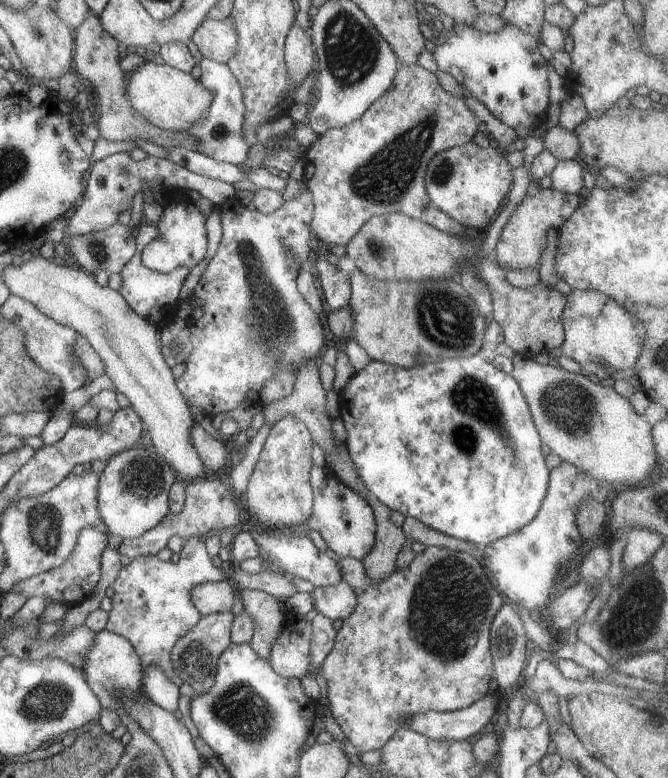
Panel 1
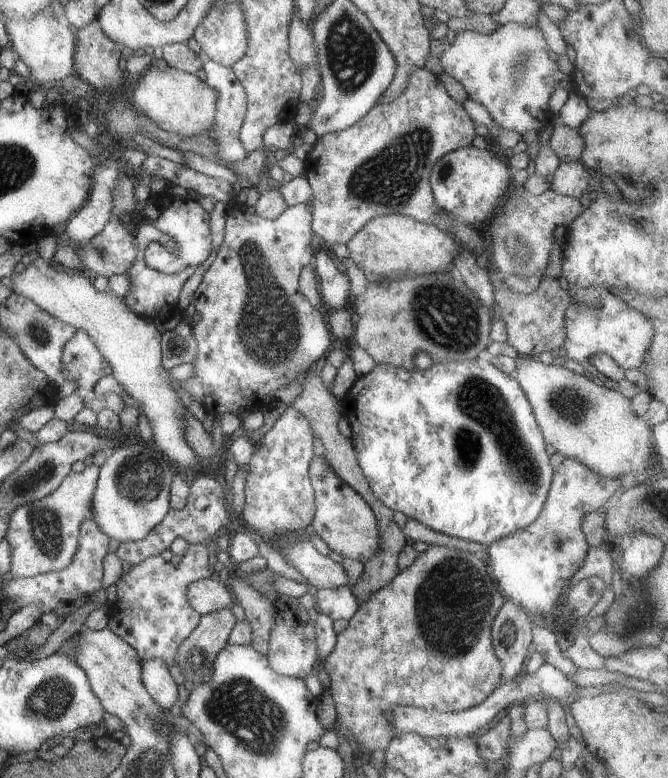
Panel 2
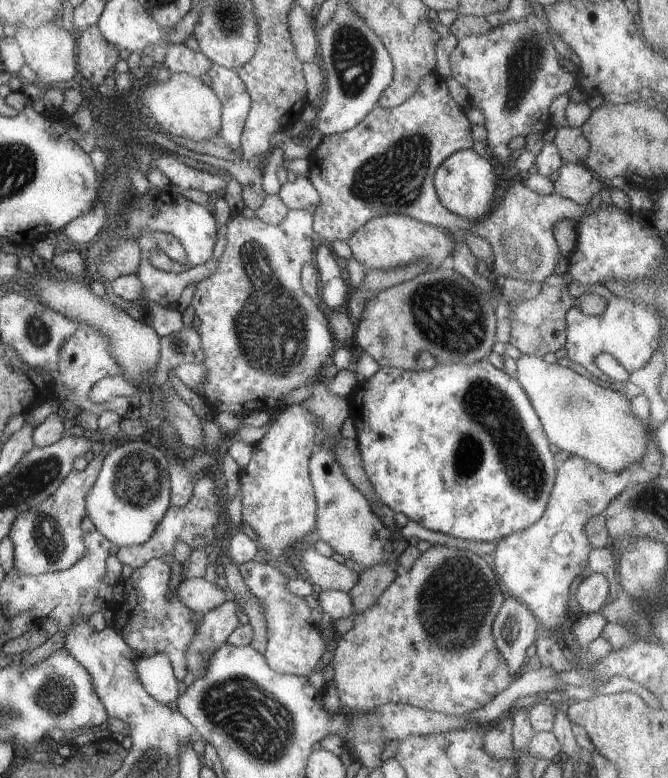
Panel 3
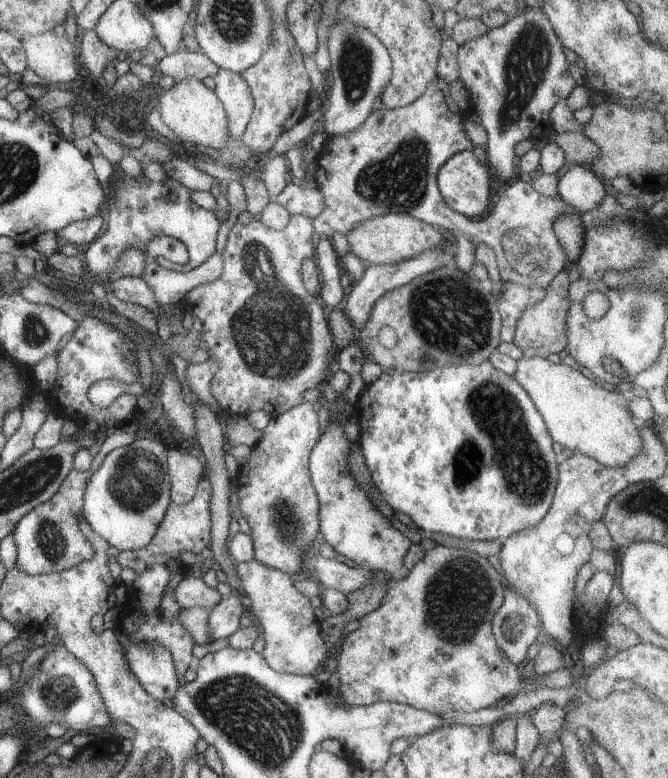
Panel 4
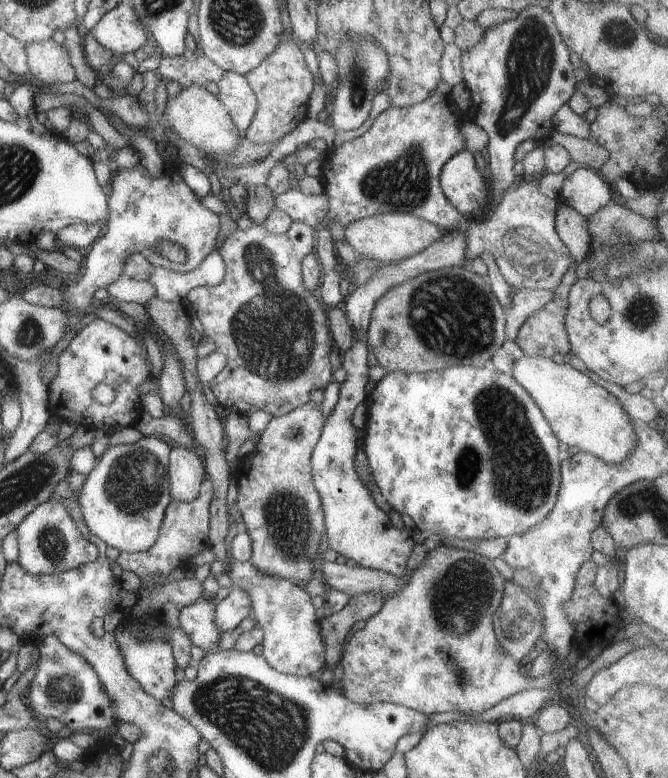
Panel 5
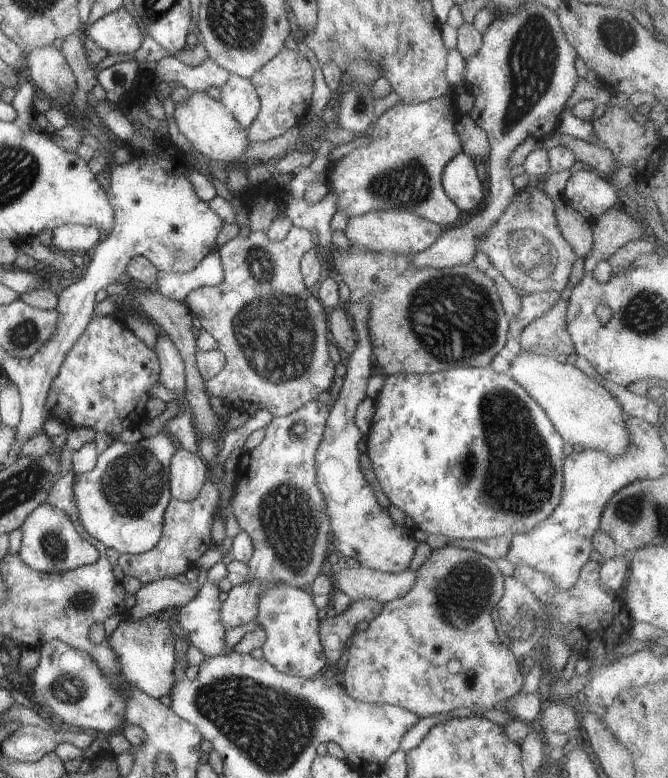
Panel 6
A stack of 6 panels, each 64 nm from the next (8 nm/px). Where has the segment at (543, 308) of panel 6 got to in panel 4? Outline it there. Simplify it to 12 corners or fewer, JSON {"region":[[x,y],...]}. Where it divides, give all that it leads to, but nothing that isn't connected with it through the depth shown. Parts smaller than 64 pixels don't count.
{"region":[[504,282],[501,342],[513,342],[520,314],[546,296],[543,287]]}

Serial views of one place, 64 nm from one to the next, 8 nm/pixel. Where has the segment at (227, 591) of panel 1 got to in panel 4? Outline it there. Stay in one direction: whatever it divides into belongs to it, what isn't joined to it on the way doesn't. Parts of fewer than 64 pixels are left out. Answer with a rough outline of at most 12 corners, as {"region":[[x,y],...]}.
{"region":[[194,574],[174,590],[181,609],[212,608],[224,597]]}

